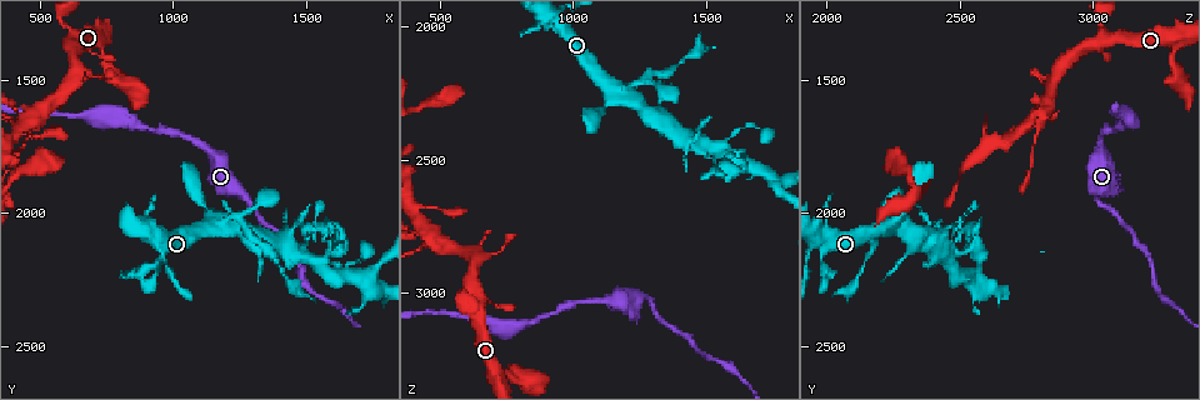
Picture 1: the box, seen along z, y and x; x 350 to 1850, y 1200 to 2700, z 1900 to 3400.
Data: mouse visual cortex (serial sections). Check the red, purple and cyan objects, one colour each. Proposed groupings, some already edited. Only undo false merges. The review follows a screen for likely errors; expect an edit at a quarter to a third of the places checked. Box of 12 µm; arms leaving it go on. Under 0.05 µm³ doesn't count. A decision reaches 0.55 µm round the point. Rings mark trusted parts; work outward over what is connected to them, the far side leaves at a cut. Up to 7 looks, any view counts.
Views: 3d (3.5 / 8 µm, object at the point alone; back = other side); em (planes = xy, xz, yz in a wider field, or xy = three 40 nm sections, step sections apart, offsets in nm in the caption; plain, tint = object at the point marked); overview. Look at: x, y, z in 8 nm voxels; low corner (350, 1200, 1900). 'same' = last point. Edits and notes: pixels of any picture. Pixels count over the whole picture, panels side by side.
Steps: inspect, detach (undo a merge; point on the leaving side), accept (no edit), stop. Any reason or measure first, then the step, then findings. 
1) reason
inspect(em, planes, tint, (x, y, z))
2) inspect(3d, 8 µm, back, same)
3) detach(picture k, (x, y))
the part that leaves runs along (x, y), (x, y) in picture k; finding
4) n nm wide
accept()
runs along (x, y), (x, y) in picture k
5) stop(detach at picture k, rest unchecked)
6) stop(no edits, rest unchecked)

inspect(3d, 3.5 µm, (1110, 1750, 3040))

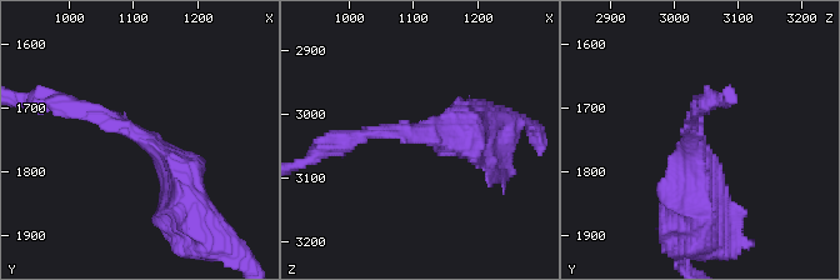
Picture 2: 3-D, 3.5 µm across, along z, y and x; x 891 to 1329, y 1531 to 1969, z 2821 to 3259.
arms of 150, 500 nm
inspect(em, planes, tint, (1120, 1745, 3030))

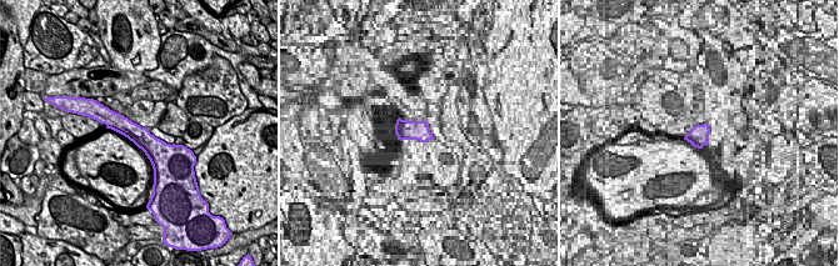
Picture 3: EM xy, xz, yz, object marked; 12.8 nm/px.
240 nm wide
accept()
runs along (185, 208), (170, 158), (70, 104) in picture 2; one cell here

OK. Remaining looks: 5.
four arms meet
inspect(3d, 8 µm, (1180, 2040, 2230))

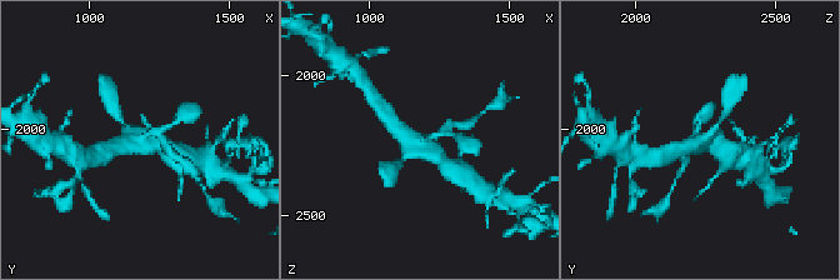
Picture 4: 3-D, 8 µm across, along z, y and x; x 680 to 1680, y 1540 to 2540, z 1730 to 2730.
zoom in
inspect(3d, 3.5 µm, (1180, 2050, 2250))

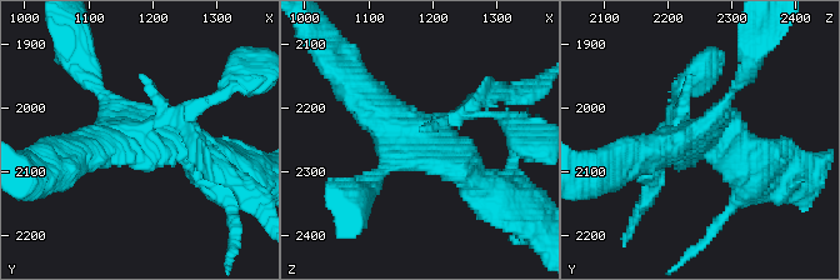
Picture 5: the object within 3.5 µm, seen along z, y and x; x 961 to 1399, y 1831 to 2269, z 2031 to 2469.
detach(picture 5, (209, 101))
the part that leaves runs along (451, 119), (489, 93), (535, 86) in picture 5; a second cell is stuck on

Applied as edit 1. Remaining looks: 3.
inspect(overview)

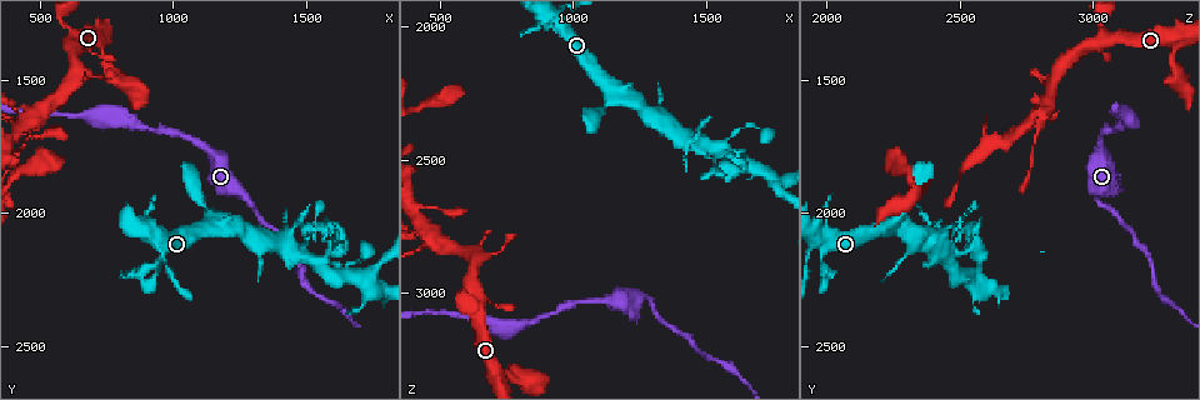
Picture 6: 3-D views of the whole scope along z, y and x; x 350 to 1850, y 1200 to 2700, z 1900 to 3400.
narrows sharply
inspect(3d, 3.5 µm, (490, 1710, 2680))

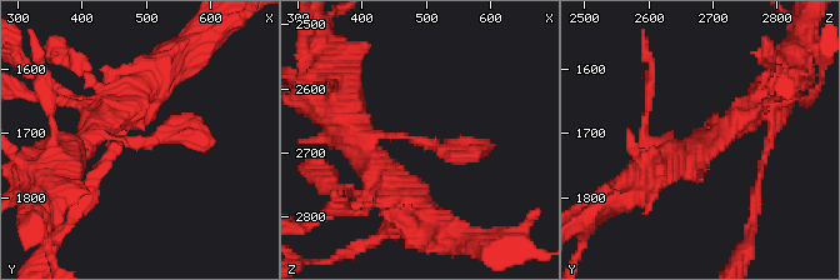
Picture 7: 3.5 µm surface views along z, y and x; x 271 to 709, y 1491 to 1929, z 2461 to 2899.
accept()
runs along (378, 170), (381, 135), (485, 148) in picture 7; continuous, no second cell

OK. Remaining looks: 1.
stop(detach at picture 5, rest unchecked)

